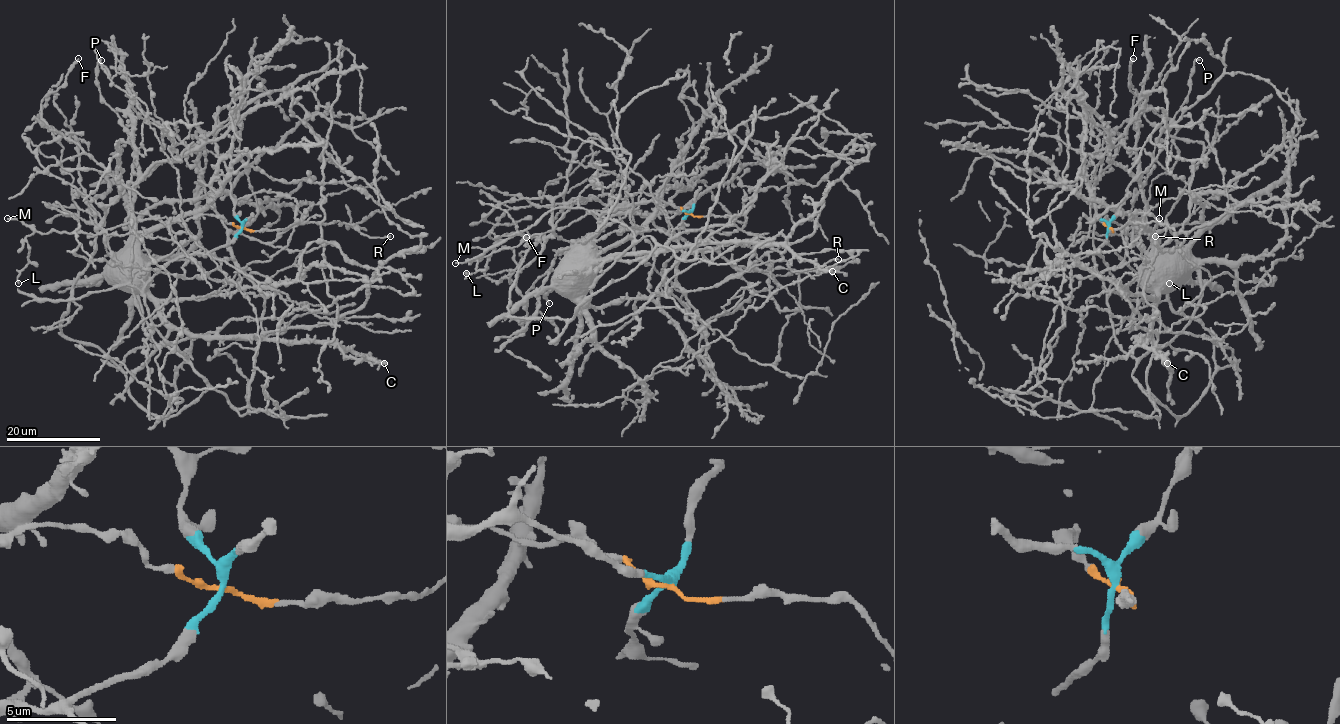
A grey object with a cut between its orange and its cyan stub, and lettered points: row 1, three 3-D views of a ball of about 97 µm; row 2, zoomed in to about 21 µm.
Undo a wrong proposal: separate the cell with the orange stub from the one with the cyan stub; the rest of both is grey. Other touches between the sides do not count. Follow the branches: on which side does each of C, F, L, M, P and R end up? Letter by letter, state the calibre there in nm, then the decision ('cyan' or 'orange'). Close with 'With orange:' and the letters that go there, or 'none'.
C: calibre 440 nm; cyan
F: calibre 360 nm; cyan
L: calibre 240 nm; orange
M: calibre 200 nm; orange
P: calibre 170 nm; cyan
R: calibre 300 nm; orange
With orange: L, M, R

